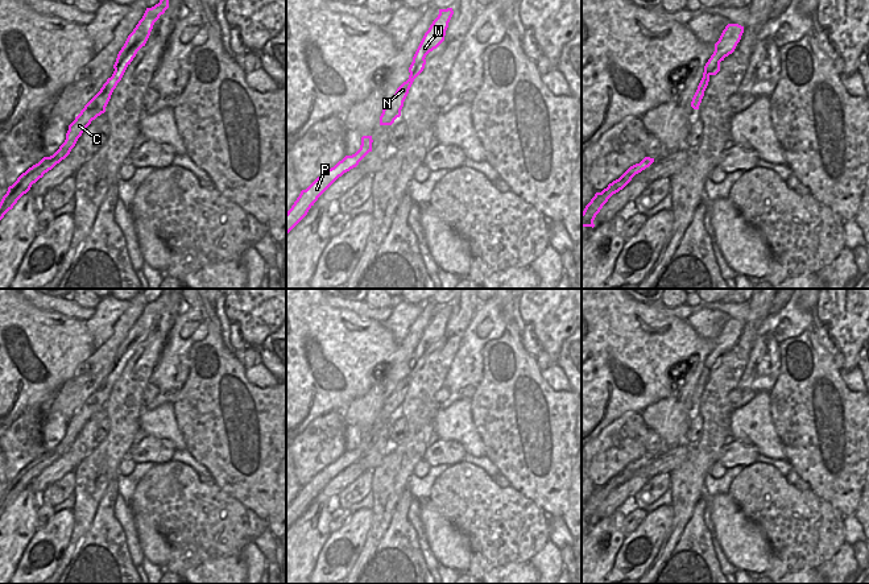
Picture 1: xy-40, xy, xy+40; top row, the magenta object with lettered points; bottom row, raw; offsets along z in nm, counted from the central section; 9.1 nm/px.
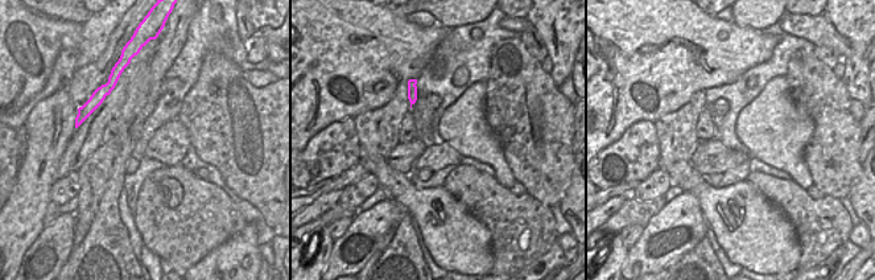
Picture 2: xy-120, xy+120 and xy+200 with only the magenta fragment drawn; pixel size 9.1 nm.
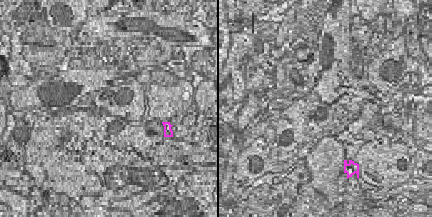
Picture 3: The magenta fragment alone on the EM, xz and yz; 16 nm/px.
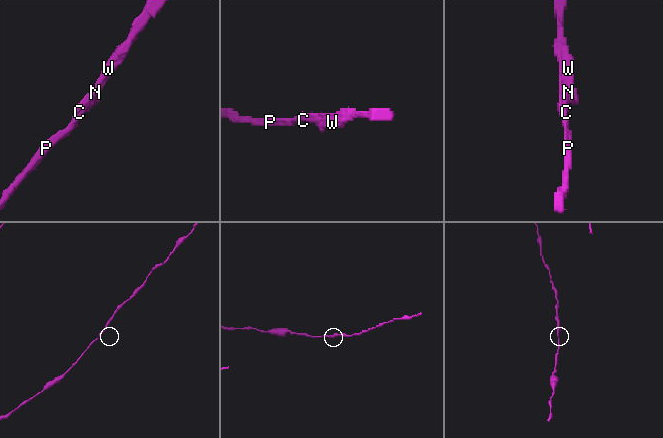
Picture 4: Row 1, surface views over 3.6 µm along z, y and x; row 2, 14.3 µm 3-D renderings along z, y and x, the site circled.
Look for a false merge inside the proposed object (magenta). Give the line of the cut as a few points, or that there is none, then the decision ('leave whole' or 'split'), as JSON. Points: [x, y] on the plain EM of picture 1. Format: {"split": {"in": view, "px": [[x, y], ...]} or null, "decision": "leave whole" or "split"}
{"split": null, "decision": "leave whole"}

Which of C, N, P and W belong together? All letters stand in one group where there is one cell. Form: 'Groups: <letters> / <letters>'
Groups: C N P W

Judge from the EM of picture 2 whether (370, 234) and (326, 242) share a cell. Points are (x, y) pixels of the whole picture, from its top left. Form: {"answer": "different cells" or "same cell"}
{"answer": "different cells"}

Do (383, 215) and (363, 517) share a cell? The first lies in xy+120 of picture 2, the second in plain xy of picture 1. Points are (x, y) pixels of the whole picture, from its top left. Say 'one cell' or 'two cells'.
one cell

